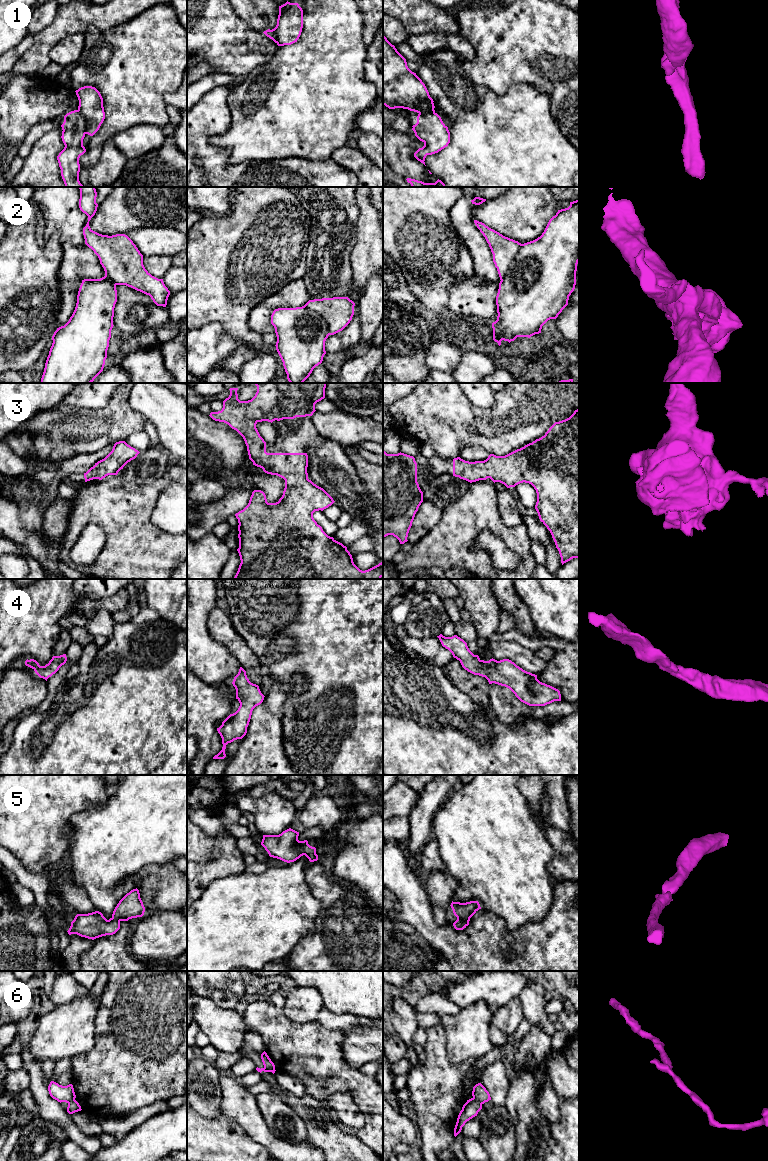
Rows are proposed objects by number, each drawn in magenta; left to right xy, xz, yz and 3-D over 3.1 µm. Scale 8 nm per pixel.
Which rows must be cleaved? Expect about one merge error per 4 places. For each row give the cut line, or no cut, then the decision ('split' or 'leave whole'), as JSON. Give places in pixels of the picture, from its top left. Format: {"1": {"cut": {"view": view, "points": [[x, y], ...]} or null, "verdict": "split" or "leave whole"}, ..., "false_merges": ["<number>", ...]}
{"1": {"cut": {"view": "xy", "points": [[78, 109], [84, 118], [86, 133]]}, "verdict": "split"}, "2": {"cut": {"view": "yz", "points": [[522, 244], [507, 273], [501, 280]]}, "verdict": "split"}, "3": {"cut": null, "verdict": "leave whole"}, "4": {"cut": null, "verdict": "leave whole"}, "5": {"cut": null, "verdict": "leave whole"}, "6": {"cut": {"view": "yz", "points": [[473, 1097], [481, 1104]]}, "verdict": "split"}, "false_merges": ["1", "2", "6"]}

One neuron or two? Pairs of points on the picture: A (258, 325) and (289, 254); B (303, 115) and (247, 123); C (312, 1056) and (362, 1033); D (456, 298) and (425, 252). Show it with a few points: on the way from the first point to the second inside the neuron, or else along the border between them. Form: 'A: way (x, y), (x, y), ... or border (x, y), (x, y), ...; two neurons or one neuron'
A: border (290, 282), (258, 303), (252, 310); two neurons
B: way (289, 115), (274, 115), (265, 123), (261, 123); one neuron
C: border (341, 1031), (344, 1037), (343, 1046); two neurons
D: border (470, 277), (455, 280), (449, 285), (446, 303); two neurons

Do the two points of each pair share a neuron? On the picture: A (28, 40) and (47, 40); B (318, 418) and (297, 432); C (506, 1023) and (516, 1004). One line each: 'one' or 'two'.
A: two
B: two
C: one

